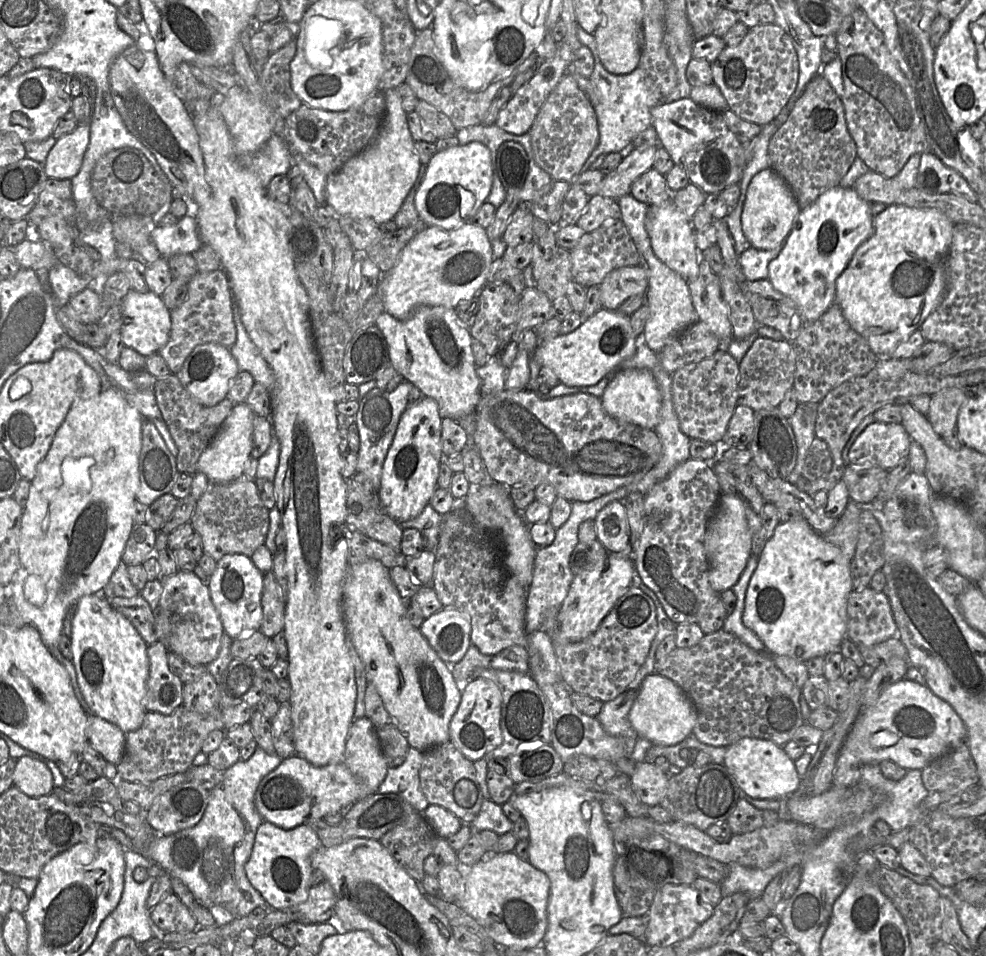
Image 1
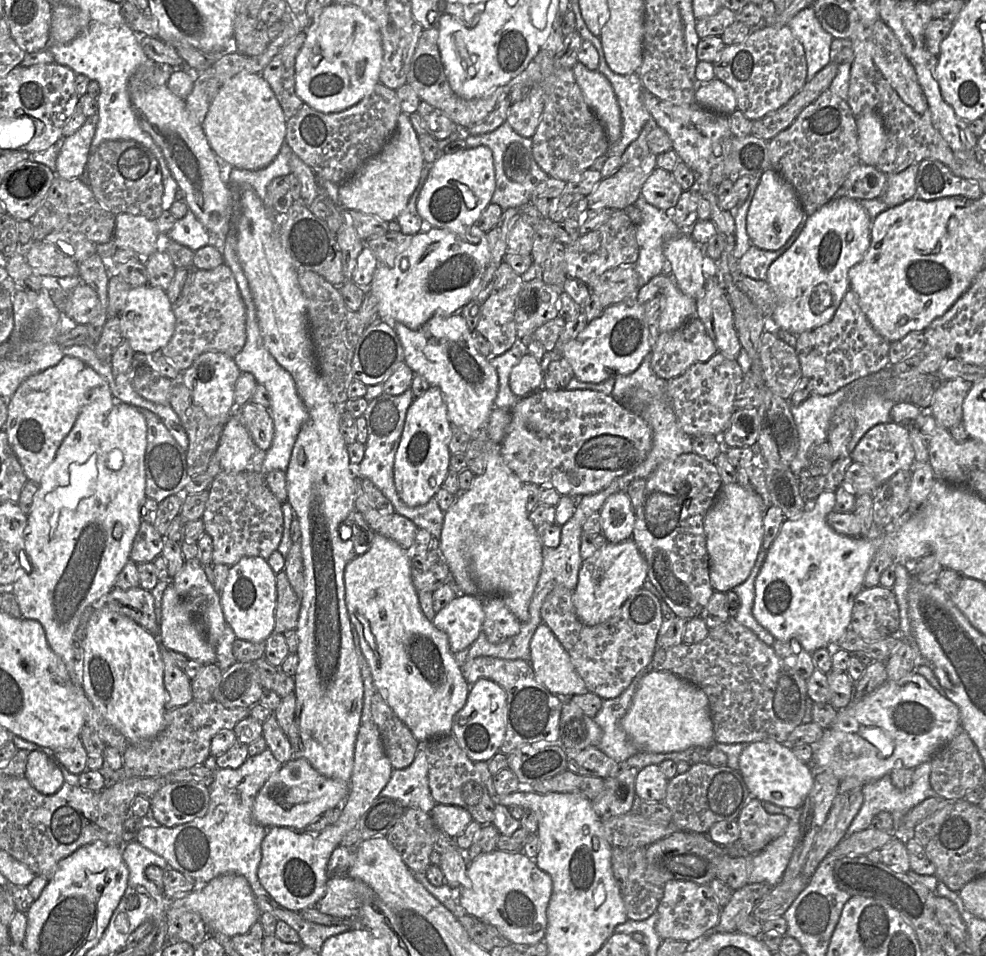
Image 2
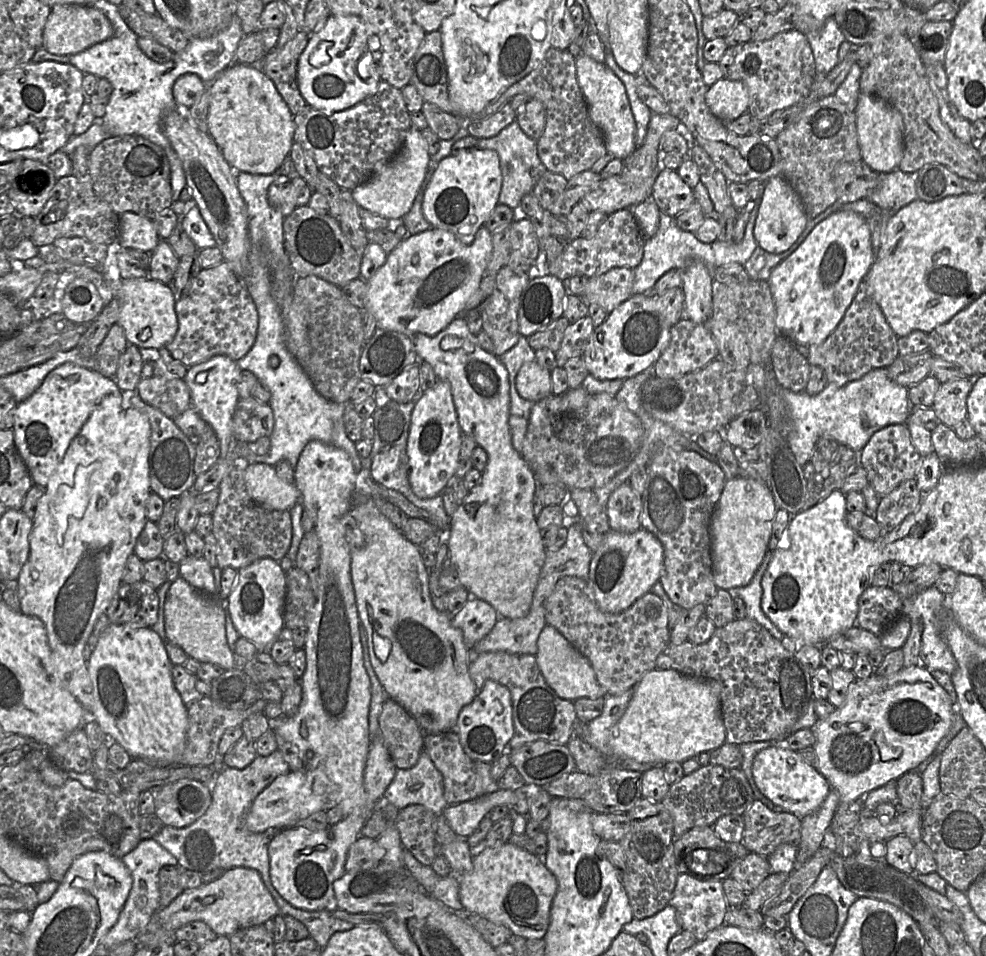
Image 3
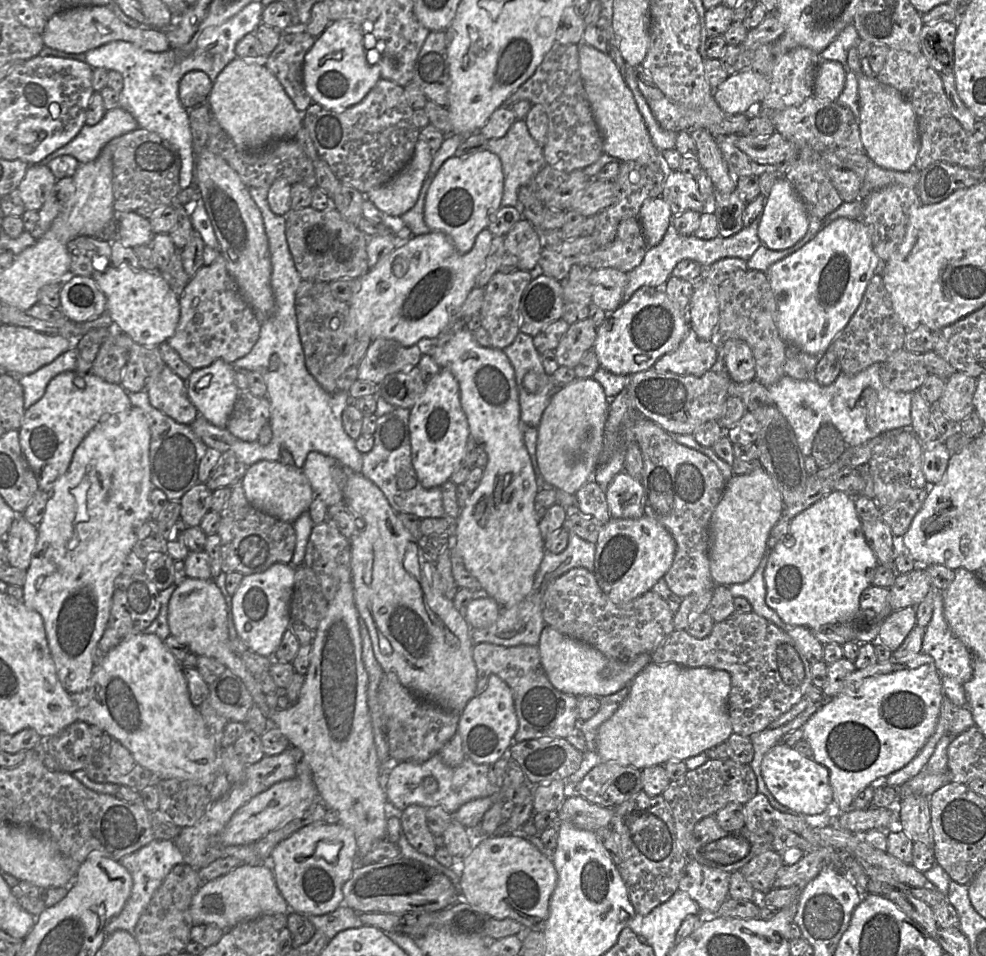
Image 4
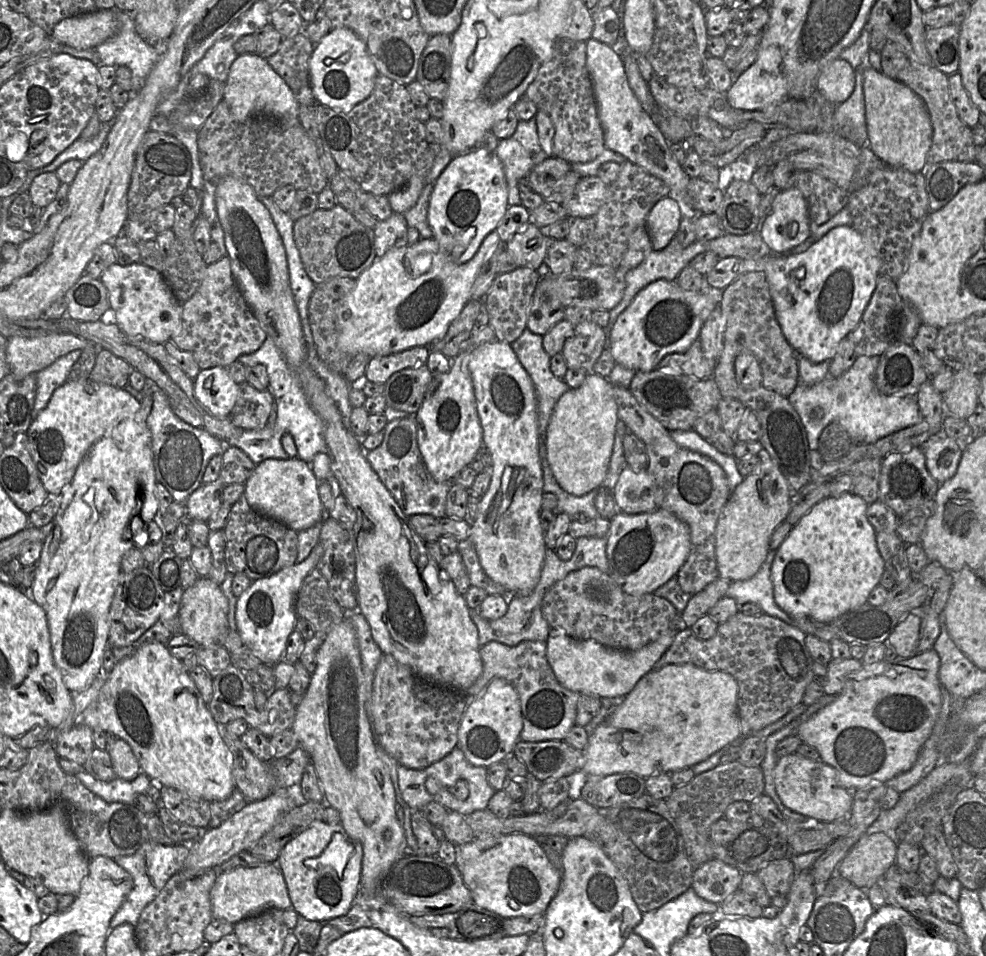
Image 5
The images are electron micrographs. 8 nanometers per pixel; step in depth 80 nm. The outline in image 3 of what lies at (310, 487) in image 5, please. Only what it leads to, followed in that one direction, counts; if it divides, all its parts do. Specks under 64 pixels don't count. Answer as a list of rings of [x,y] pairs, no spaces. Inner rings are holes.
[[[263,463],[248,465],[245,484],[252,500],[265,509],[289,511],[301,503],[296,485],[279,478],[273,466]]]

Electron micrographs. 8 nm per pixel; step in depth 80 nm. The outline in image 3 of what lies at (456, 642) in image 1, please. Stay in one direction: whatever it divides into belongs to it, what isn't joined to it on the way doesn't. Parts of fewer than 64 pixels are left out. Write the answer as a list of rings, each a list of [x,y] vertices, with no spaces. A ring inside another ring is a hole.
[[[471,596],[459,612],[451,615],[451,622],[454,627],[461,630],[465,645],[472,649],[478,641],[491,632],[499,618],[499,614],[489,603]]]

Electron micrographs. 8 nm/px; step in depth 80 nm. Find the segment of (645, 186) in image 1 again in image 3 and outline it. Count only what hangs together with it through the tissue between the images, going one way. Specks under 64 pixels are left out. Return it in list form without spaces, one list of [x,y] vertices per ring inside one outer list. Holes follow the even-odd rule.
[[[661,169],[653,185],[650,199],[657,204],[661,213],[674,218],[696,201],[694,190],[683,181],[677,171],[668,169]]]

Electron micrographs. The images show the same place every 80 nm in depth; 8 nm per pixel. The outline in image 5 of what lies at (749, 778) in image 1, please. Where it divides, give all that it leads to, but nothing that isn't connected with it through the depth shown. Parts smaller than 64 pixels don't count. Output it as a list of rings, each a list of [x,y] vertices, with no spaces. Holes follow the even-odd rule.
[[[797,753],[778,758],[773,771],[776,792],[783,804],[794,812],[822,822],[848,818],[852,792],[839,785],[836,770],[820,760],[811,760]]]

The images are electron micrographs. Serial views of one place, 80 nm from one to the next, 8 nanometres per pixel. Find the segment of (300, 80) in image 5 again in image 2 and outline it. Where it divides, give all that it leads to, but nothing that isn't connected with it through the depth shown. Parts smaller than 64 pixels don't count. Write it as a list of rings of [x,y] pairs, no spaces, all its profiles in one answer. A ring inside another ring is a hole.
[[[306,30],[299,31],[260,73],[271,86],[288,120],[303,105],[295,90],[295,62],[306,39]]]

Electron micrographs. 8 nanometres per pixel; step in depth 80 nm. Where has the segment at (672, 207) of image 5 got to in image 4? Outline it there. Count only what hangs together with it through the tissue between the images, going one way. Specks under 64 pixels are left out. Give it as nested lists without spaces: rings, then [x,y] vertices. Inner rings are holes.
[[[662,198],[646,200],[640,208],[638,218],[649,247],[658,245],[669,225],[673,215],[669,204]]]

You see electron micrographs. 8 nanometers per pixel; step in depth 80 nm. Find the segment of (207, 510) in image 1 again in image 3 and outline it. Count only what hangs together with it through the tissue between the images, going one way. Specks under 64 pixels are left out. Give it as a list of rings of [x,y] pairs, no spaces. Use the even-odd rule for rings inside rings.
[[[239,462],[221,481],[218,492],[219,499],[215,511],[212,514],[212,534],[218,544],[217,563],[221,570],[233,568],[240,570],[262,558],[270,558],[277,562],[287,556],[292,541],[292,524],[289,511],[265,509],[255,503],[250,497],[245,484],[245,470],[250,465],[247,462]]]

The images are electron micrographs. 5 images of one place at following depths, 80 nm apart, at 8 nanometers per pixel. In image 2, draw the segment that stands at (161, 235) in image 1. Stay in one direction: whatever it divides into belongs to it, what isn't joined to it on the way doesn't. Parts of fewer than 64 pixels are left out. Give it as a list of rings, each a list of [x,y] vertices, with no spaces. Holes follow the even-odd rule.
[[[190,210],[183,218],[176,221],[171,230],[162,236],[163,240],[171,239],[192,251],[197,251],[213,242],[212,235]]]

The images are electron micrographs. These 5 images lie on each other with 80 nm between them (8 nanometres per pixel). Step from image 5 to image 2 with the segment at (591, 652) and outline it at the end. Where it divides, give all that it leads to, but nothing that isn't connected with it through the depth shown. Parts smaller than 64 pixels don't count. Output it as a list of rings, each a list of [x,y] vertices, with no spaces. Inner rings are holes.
[[[541,623],[530,642],[530,664],[535,679],[550,693],[563,699],[588,693],[569,654],[550,628]]]

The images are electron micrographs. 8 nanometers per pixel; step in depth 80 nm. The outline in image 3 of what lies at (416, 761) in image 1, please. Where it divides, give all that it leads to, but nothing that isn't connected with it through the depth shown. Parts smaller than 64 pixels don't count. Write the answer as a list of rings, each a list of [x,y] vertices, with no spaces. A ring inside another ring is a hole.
[[[424,751],[412,768],[396,769],[383,797],[399,810],[418,804],[435,815],[449,806],[443,795],[443,777]]]

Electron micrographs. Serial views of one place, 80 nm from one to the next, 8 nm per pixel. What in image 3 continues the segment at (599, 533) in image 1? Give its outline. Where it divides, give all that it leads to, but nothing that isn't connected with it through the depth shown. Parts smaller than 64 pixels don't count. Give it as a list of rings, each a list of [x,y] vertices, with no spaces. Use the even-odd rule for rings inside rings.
[[[628,483],[614,490],[606,504],[612,531],[633,533],[641,528],[641,495],[637,495]]]

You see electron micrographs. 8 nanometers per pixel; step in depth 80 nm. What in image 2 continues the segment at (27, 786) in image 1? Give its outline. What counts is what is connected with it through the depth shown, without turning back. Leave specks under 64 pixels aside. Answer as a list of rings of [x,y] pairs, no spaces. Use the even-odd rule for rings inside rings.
[[[45,752],[29,753],[25,777],[38,792],[44,795],[56,793],[65,783],[62,769]]]

